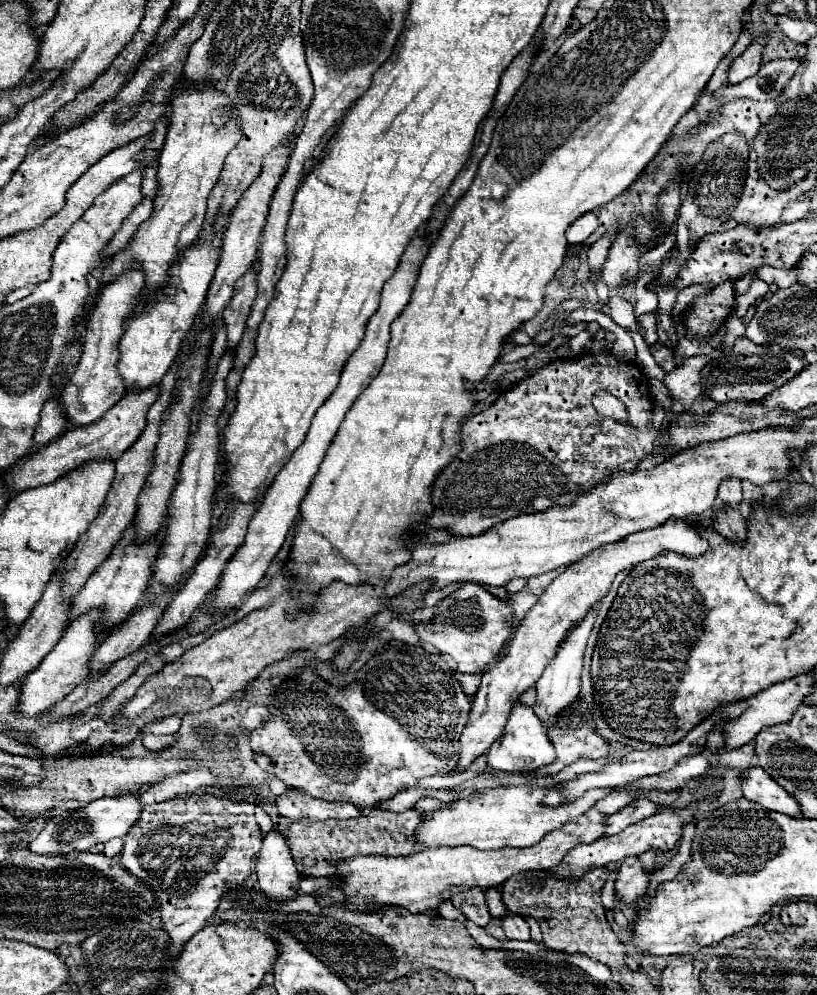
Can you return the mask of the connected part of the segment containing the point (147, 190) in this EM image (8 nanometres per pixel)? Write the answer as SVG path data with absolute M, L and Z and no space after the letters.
M146 167L144 169L144 179L142 179L142 195L154 199L158 191L158 173L155 167Z

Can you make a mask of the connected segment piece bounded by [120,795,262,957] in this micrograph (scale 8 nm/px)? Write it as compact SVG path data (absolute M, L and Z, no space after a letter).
M192 795L190 799L170 799L156 805L146 805L142 815L124 837L124 851L120 863L144 881L156 893L160 903L162 929L170 935L170 957L178 955L186 941L198 933L210 915L216 913L226 891L240 887L252 873L252 859L260 851L260 829L254 819L254 803L234 803L224 797L214 795Z

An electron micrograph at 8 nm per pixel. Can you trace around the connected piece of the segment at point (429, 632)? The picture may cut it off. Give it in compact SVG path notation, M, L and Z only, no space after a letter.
M466 583L436 605L434 621L418 627L422 645L432 645L442 655L448 655L460 673L478 673L488 661L492 661L510 637L512 607L502 599L490 595L482 585Z

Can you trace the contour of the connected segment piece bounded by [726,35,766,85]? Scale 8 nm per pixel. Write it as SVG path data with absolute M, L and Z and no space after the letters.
M766 35L752 41L748 45L748 49L732 61L732 65L728 69L728 79L726 79L728 85L736 85L736 83L740 83L740 81L758 73L758 69L762 65L762 47L764 45L766 45Z

